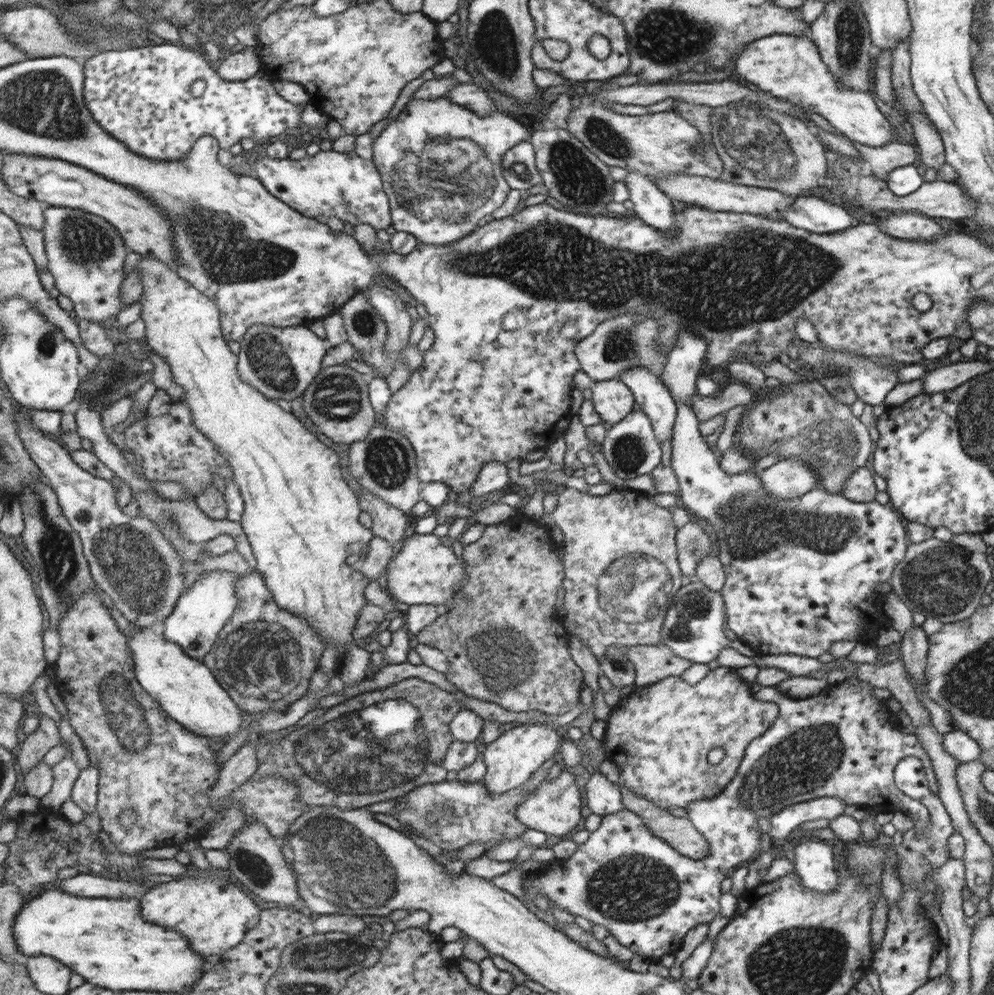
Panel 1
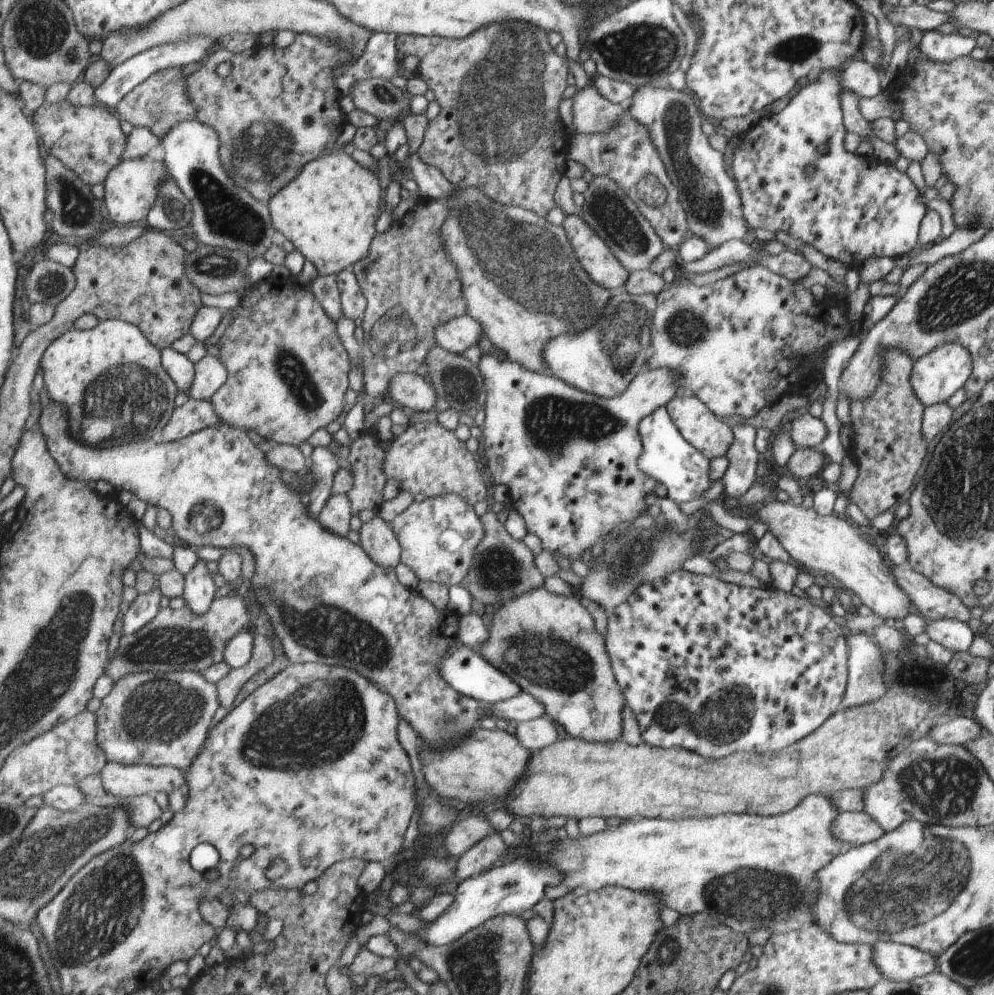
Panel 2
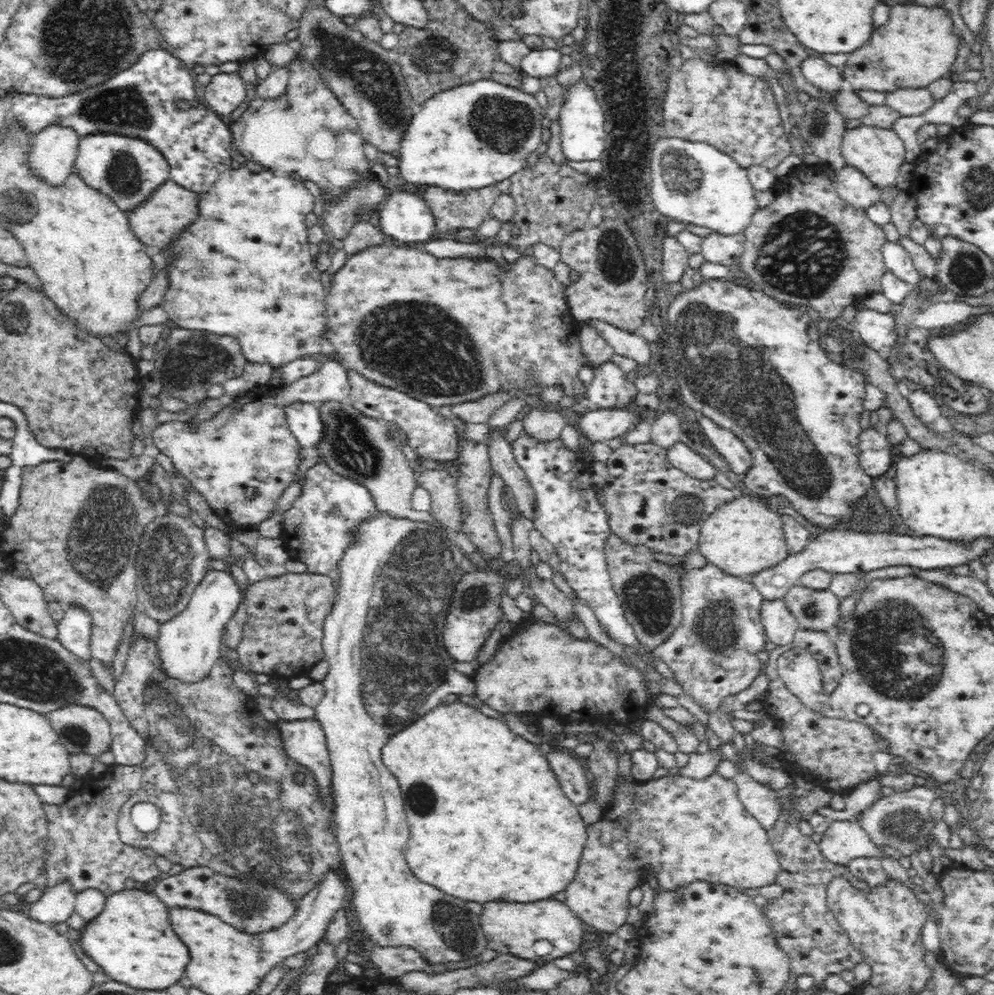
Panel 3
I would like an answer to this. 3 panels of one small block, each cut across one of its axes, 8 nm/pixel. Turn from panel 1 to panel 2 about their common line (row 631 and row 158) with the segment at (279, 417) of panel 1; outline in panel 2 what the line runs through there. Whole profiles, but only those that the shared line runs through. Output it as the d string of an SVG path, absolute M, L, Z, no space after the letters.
M337 151L308 162L301 174L270 200L269 210L279 237L289 240L315 266L317 276L338 275L361 260L367 254L369 244L373 244L373 224L377 218L379 198L381 188L377 184L377 178L367 168L361 168L353 160L353 156L345 151Z

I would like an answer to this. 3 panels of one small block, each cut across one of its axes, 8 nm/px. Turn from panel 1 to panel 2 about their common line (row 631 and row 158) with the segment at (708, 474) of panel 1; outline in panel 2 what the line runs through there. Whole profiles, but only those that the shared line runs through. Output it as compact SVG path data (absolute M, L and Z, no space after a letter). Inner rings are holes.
M821 70L817 78L813 82L804 82L789 98L789 102L784 108L781 108L776 114L765 113L752 126L744 131L739 137L739 142L733 146L733 154L731 154L731 172L735 176L735 182L738 183L739 194L742 195L743 218L746 218L747 226L753 230L763 228L769 232L786 232L791 238L797 238L805 244L811 244L815 250L821 252L827 258L839 260L845 267L857 266L869 258L869 256L884 256L895 258L908 254L912 249L917 248L917 228L925 214L925 200L919 200L919 194L915 190L915 186L911 184L911 180L905 176L904 172L899 172L893 165L880 162L876 158L866 158L856 154L849 154L846 148L843 148L843 136L845 127L841 122L841 108L837 106L837 94L839 94L839 76L841 71L838 70ZM824 146L826 152L821 153L818 147ZM807 166L811 166L811 174L807 174Z

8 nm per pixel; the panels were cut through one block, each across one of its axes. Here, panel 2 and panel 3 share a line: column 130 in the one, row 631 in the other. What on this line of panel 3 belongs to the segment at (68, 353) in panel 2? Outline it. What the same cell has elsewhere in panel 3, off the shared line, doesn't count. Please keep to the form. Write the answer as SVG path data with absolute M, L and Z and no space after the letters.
M378 511L378 514L361 520L347 547L343 550L343 556L338 561L338 584L335 589L335 599L326 613L323 620L323 639L321 645L325 653L324 661L327 663L327 673L318 683L323 688L323 697L318 706L315 707L315 720L318 721L325 735L327 750L332 768L331 788L331 813L333 814L333 824L336 828L336 836L340 843L340 853L343 863L346 867L348 877L352 879L354 887L354 907L360 924L364 927L366 935L369 938L369 944L388 945L408 945L422 952L424 958L430 962L460 962L471 960L484 953L487 948L487 940L479 927L478 916L471 912L466 905L466 900L456 896L450 896L442 892L440 888L434 888L430 884L420 882L412 869L408 866L405 859L405 847L408 843L408 822L406 822L406 810L402 802L401 789L399 788L396 776L384 764L382 760L382 746L390 736L399 732L400 729L406 728L406 724L414 723L414 720L427 714L430 709L439 706L445 700L448 694L471 694L476 695L476 683L468 675L464 675L454 668L454 660L449 654L443 643L444 628L446 626L446 616L452 606L452 598L456 592L456 586L460 584L462 576L466 574L468 568L461 557L462 552L459 547L450 538L446 527L437 526L434 518L430 520L416 521L410 517L394 517L391 514L384 514Z

